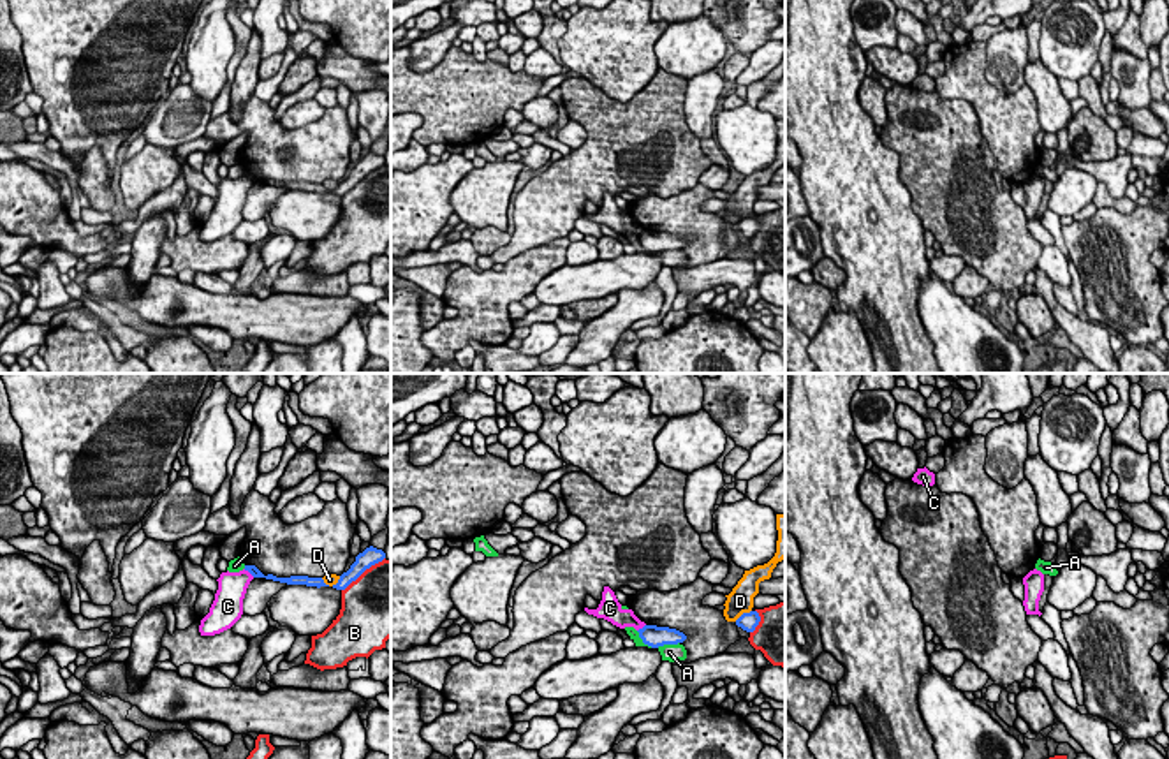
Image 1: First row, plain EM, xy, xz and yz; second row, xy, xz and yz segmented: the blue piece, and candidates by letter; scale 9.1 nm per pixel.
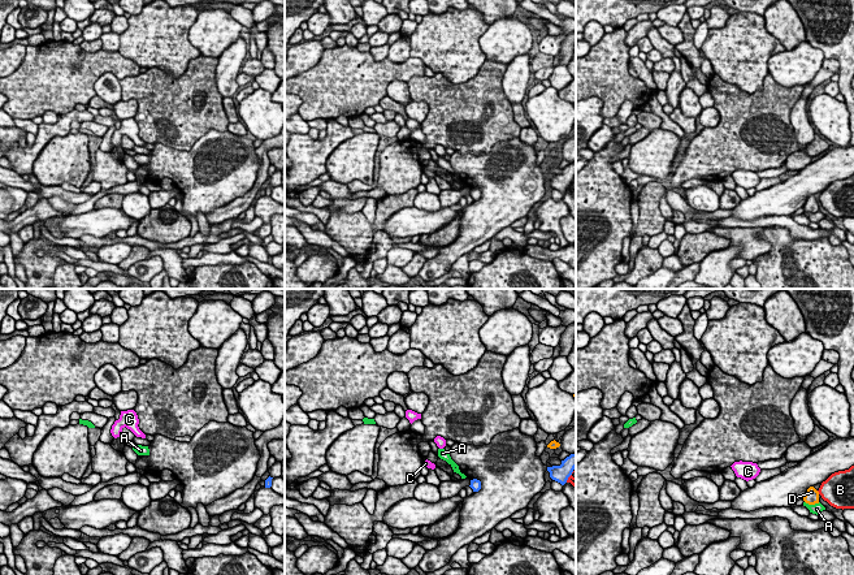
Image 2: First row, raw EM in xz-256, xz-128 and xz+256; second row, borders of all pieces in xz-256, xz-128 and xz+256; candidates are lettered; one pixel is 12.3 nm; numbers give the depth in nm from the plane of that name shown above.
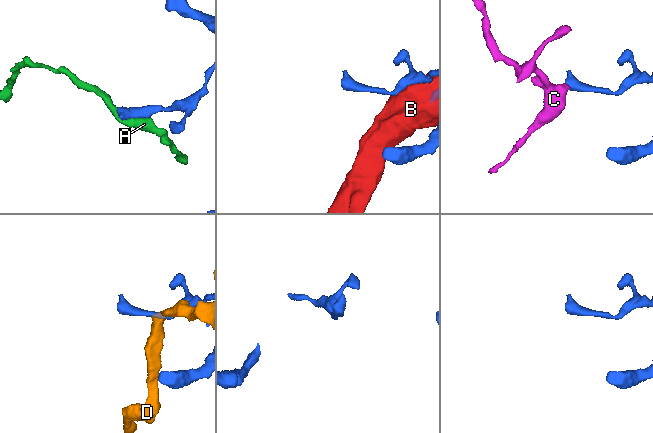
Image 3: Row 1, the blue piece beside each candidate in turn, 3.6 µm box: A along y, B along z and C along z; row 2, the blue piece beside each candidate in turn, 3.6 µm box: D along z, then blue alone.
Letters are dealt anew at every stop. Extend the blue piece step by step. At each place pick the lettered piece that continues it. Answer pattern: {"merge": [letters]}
{"merge": []}

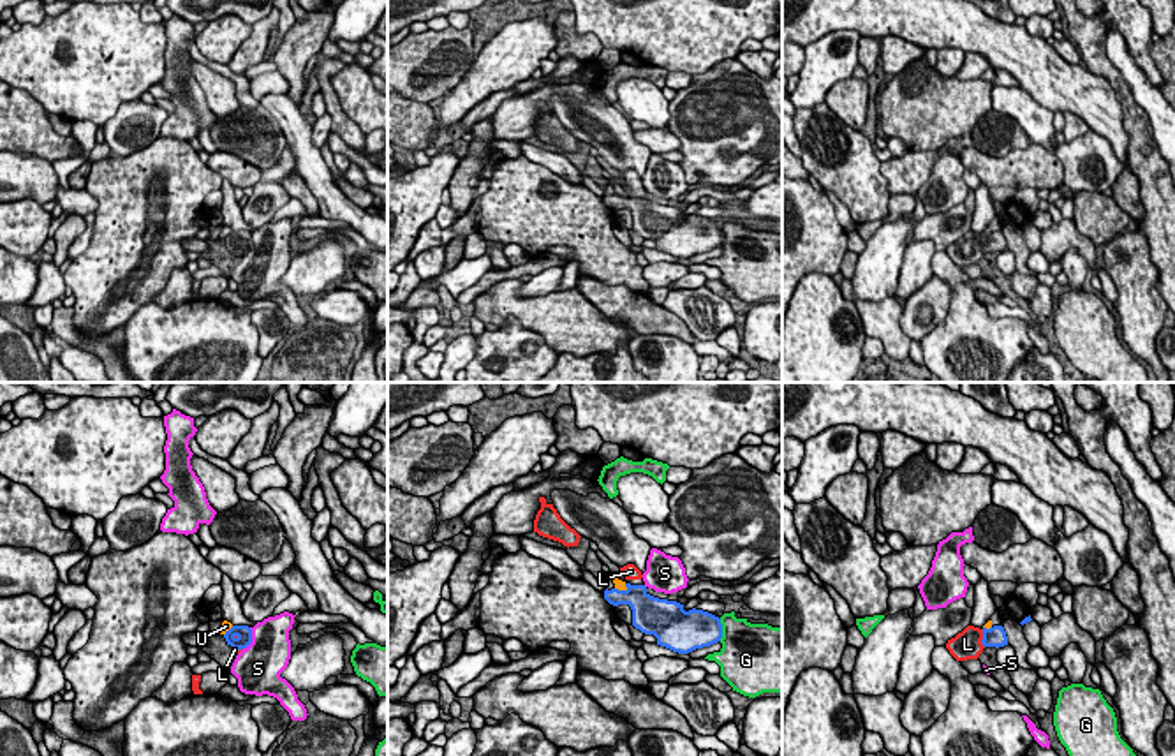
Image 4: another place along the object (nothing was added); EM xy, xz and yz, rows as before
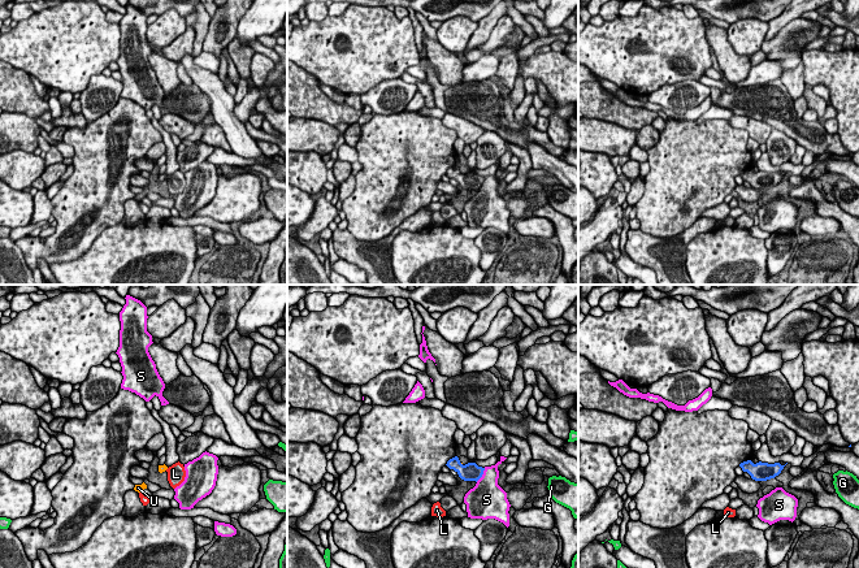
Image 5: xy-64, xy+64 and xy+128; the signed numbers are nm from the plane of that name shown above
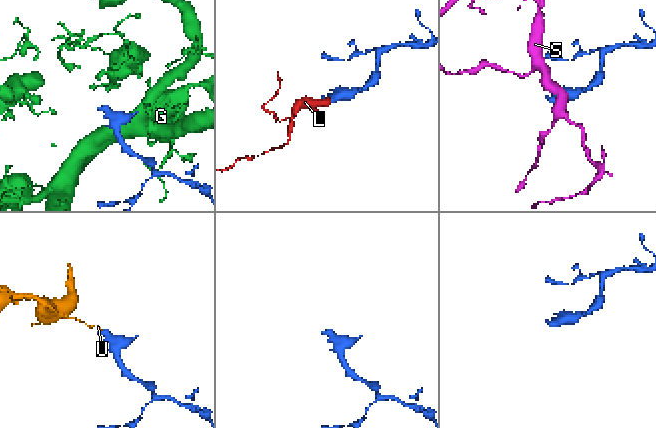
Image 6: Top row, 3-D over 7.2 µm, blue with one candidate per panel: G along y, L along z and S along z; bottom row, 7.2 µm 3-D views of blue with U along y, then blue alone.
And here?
{"merge": ["L"]}

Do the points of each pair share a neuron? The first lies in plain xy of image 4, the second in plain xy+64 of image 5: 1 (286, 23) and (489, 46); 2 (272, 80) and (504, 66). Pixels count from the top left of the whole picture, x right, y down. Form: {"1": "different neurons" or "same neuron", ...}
{"1": "same neuron", "2": "different neurons"}

